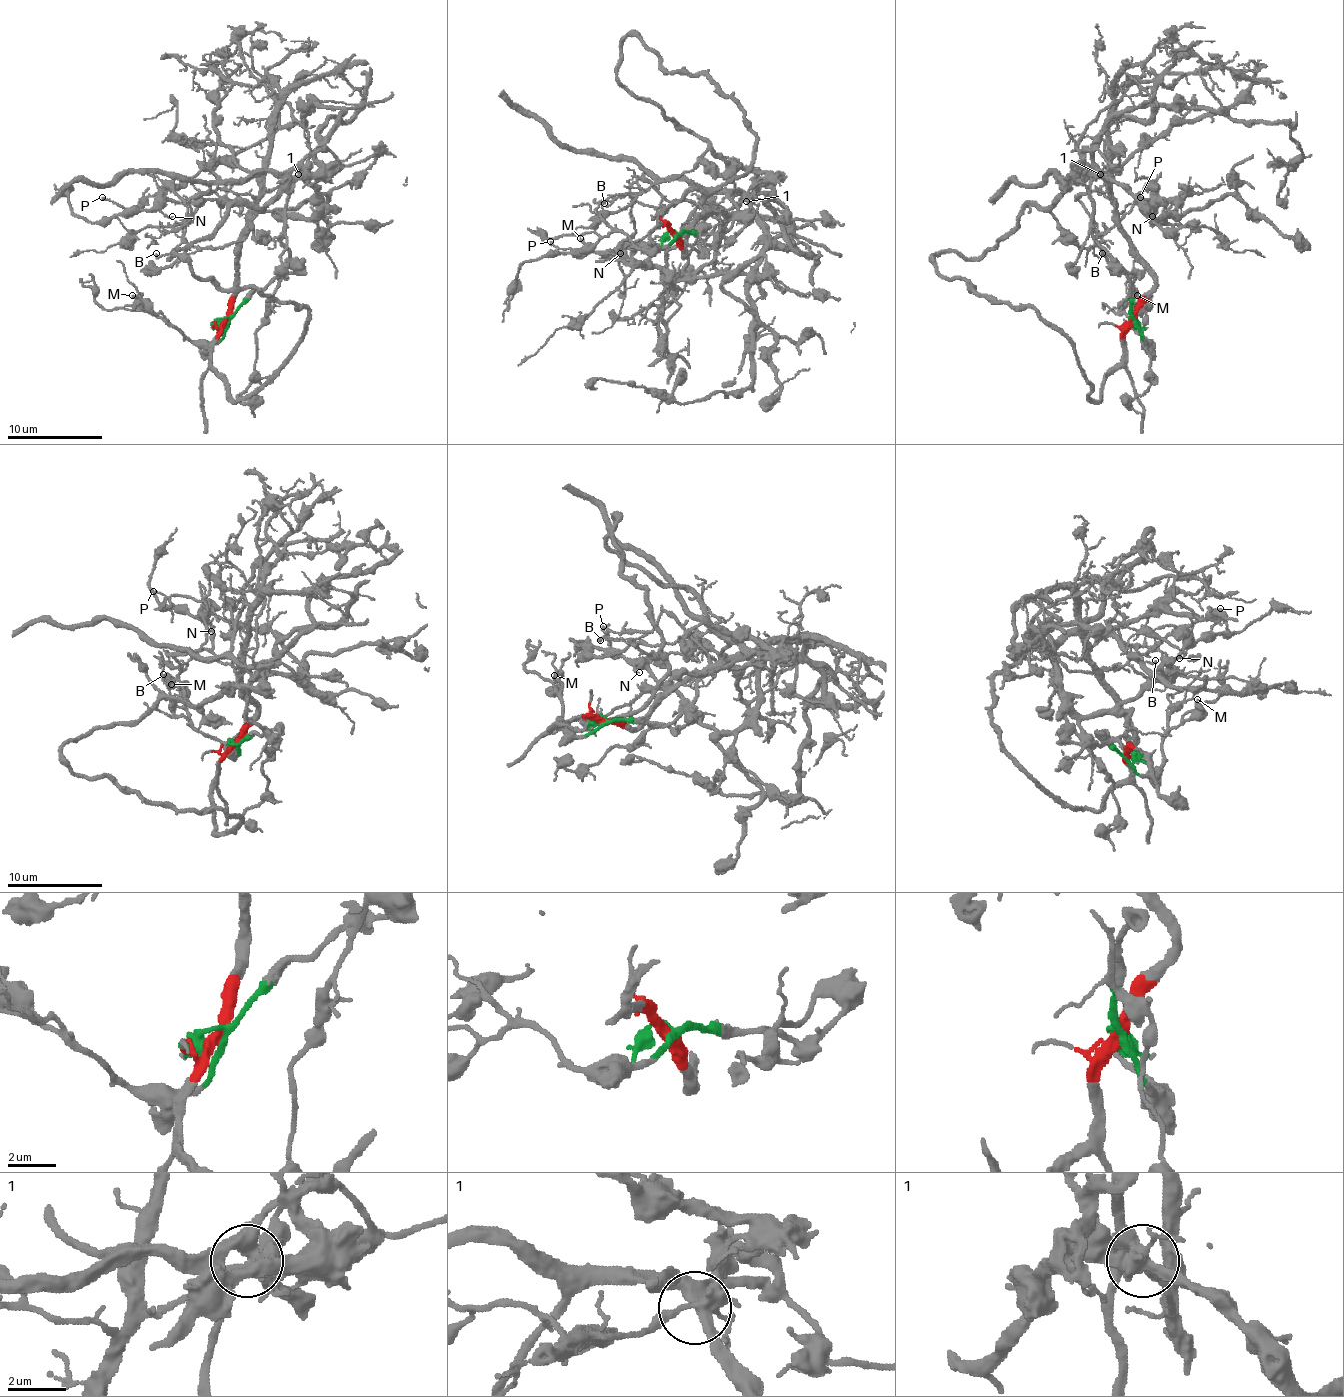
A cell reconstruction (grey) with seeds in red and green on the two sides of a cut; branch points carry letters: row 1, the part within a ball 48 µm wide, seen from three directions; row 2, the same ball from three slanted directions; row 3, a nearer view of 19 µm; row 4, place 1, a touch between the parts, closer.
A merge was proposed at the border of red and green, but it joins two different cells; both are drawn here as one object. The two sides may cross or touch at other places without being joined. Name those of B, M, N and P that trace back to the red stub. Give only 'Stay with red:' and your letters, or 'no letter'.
Stay with red: B

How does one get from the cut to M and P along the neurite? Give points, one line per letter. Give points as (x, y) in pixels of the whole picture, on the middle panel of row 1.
M: (676, 233), (666, 245), (638, 248), (619, 231), (588, 245), (580, 238)
P: (676, 233), (731, 226), (738, 190), (764, 248), (728, 272), (676, 279), (549, 241)

